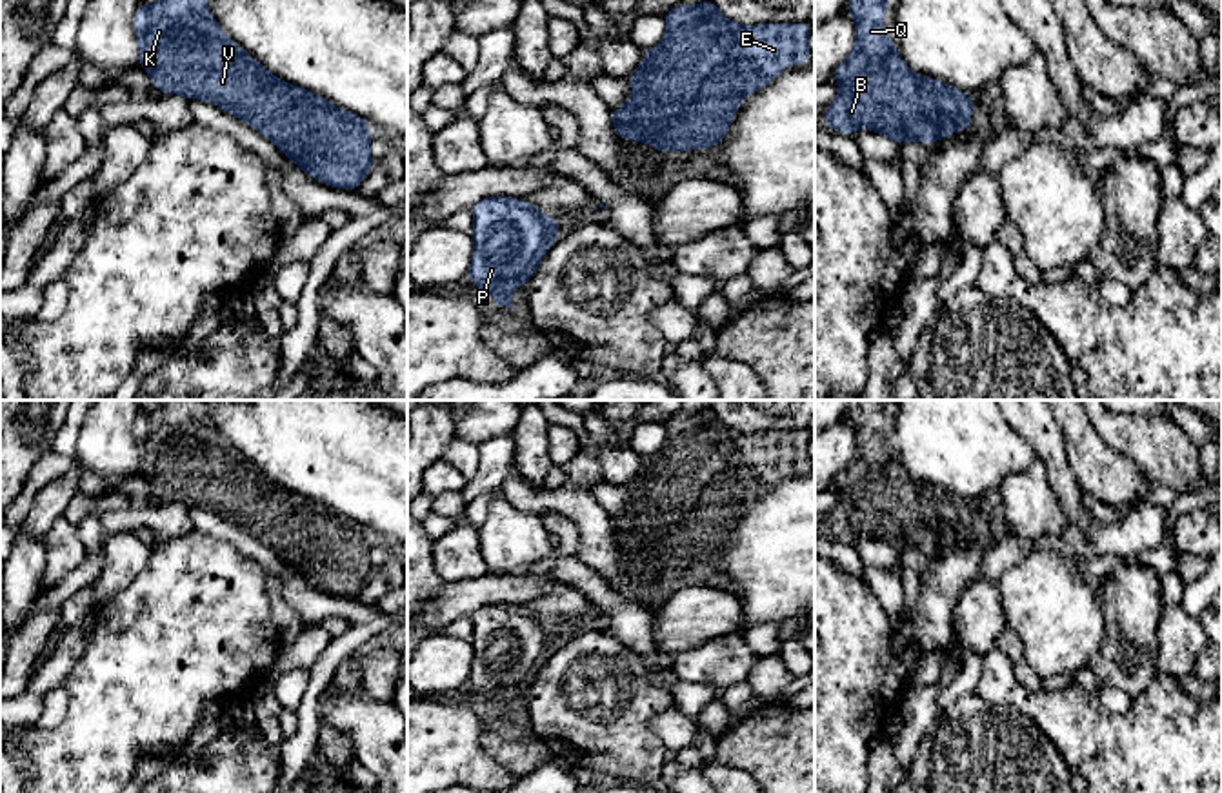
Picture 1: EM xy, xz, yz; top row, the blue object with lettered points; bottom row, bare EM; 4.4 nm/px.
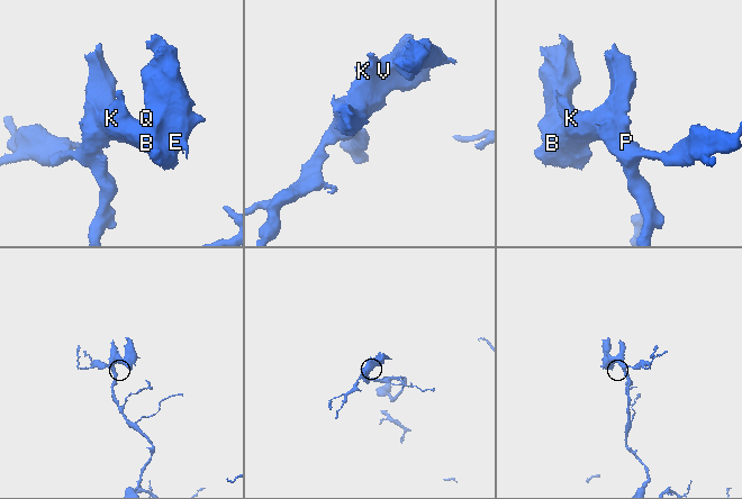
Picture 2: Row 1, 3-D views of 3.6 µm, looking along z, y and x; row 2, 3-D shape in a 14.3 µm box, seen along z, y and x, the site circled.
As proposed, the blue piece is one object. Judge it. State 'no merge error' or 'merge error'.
no merge error

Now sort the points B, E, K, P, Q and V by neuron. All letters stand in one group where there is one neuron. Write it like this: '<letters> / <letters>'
B E K P Q V

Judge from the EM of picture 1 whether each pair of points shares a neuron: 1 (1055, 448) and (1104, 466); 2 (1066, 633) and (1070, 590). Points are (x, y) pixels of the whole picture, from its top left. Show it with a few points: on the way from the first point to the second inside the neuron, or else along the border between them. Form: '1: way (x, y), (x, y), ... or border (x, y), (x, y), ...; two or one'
1: border (1055, 419), (1064, 435), (1064, 451), (1081, 491); two
2: way (1066, 622), (1066, 601); one

